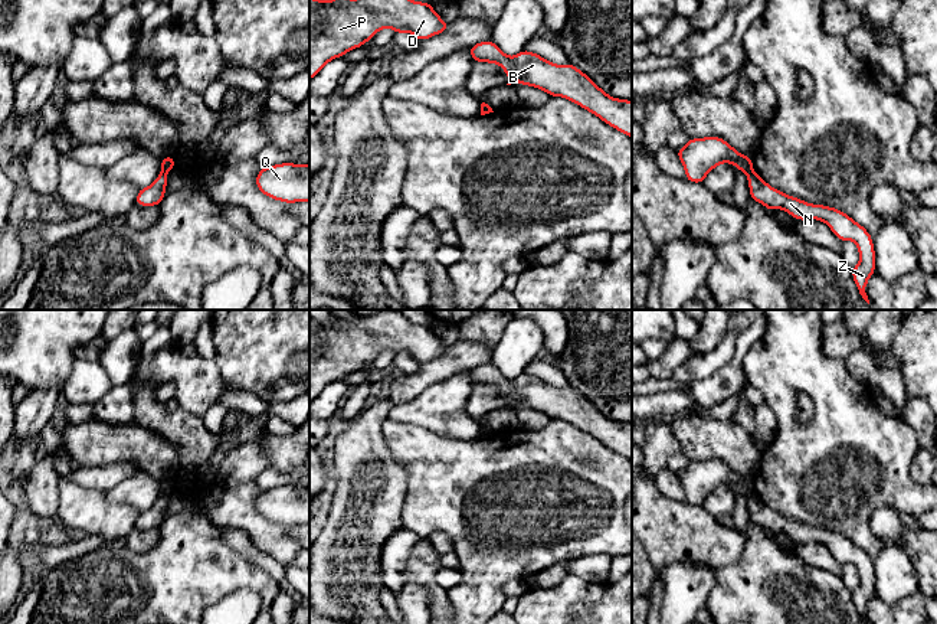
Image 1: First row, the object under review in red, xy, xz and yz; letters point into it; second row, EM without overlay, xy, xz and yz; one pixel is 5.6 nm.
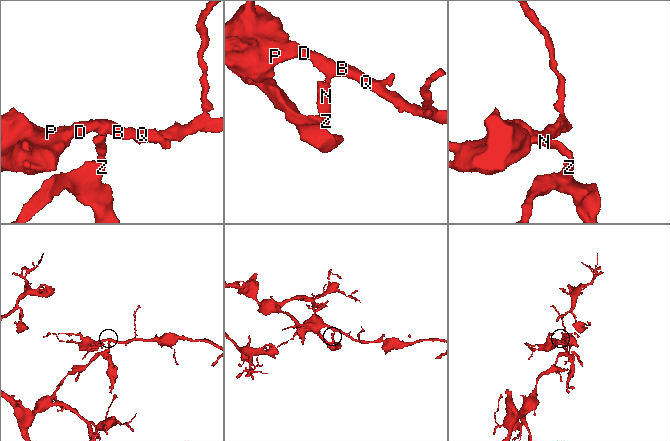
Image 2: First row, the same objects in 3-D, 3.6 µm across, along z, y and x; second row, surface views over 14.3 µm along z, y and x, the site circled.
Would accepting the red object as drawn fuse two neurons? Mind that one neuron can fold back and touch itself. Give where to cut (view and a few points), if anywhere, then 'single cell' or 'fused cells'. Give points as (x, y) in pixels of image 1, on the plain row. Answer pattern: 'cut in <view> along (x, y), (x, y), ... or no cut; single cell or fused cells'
cut in xy along (161, 493), (166, 496); fused cells

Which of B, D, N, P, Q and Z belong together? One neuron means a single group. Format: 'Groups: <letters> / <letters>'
Groups: B D P Q / N Z

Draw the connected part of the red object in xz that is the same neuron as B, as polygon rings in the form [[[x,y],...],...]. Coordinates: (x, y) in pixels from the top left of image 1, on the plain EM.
[[[492,363],[476,366],[469,375],[474,385],[499,388],[508,399],[507,408],[517,404],[550,419],[563,419],[632,461],[632,424],[610,419],[573,386],[556,388],[525,372],[507,379]]]

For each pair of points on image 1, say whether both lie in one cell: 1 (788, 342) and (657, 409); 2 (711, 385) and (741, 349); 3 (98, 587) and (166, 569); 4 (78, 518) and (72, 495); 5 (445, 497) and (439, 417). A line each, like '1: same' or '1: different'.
1: different
2: same
3: same
4: same
5: different

